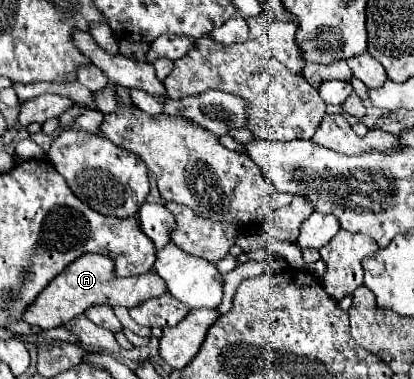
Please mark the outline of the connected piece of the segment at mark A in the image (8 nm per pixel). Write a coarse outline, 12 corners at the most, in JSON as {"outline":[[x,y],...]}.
{"outline":[[87,253],[27,307],[45,329],[91,305],[137,307],[167,293],[149,271],[115,277],[113,261]]}

